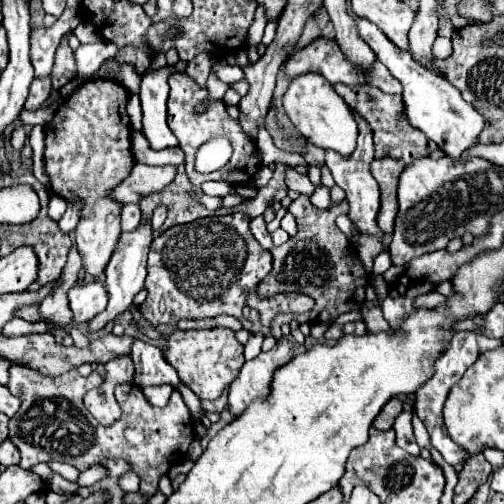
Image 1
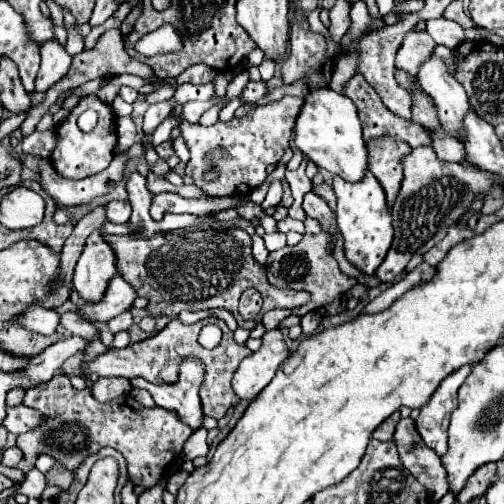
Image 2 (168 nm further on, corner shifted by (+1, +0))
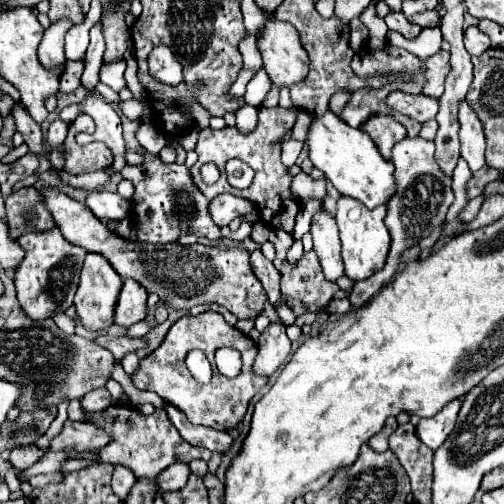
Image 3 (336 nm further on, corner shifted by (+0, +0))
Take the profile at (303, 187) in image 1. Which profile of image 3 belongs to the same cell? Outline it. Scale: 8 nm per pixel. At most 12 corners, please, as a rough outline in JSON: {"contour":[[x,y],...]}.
{"contour":[[319,210],[311,222],[313,248],[327,280],[343,276],[339,228]]}

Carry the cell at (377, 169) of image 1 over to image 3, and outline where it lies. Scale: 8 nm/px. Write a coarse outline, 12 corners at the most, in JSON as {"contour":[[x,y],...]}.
{"contour":[[371,116],[361,130],[391,160],[391,148],[407,136],[391,116]]}

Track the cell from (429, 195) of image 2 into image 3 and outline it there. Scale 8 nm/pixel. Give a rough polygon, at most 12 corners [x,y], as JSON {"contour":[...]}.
{"contour":[[435,144],[393,146],[395,194],[387,202],[387,264],[355,282],[367,304],[397,274],[401,254],[445,222],[453,180]]}

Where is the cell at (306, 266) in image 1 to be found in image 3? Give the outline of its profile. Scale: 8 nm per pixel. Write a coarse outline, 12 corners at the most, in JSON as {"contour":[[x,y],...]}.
{"contour":[[315,250],[281,262],[283,304],[295,316],[327,306],[337,282]]}

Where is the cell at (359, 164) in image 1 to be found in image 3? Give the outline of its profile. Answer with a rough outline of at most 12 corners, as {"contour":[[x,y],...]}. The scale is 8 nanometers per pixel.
{"contour":[[337,200],[345,274],[365,280],[383,268],[387,204]]}

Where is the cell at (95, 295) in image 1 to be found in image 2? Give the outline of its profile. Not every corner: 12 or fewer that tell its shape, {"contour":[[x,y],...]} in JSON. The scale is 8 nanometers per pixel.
{"contour":[[114,276],[98,304],[84,304],[90,320],[108,322],[132,308],[136,290]]}

